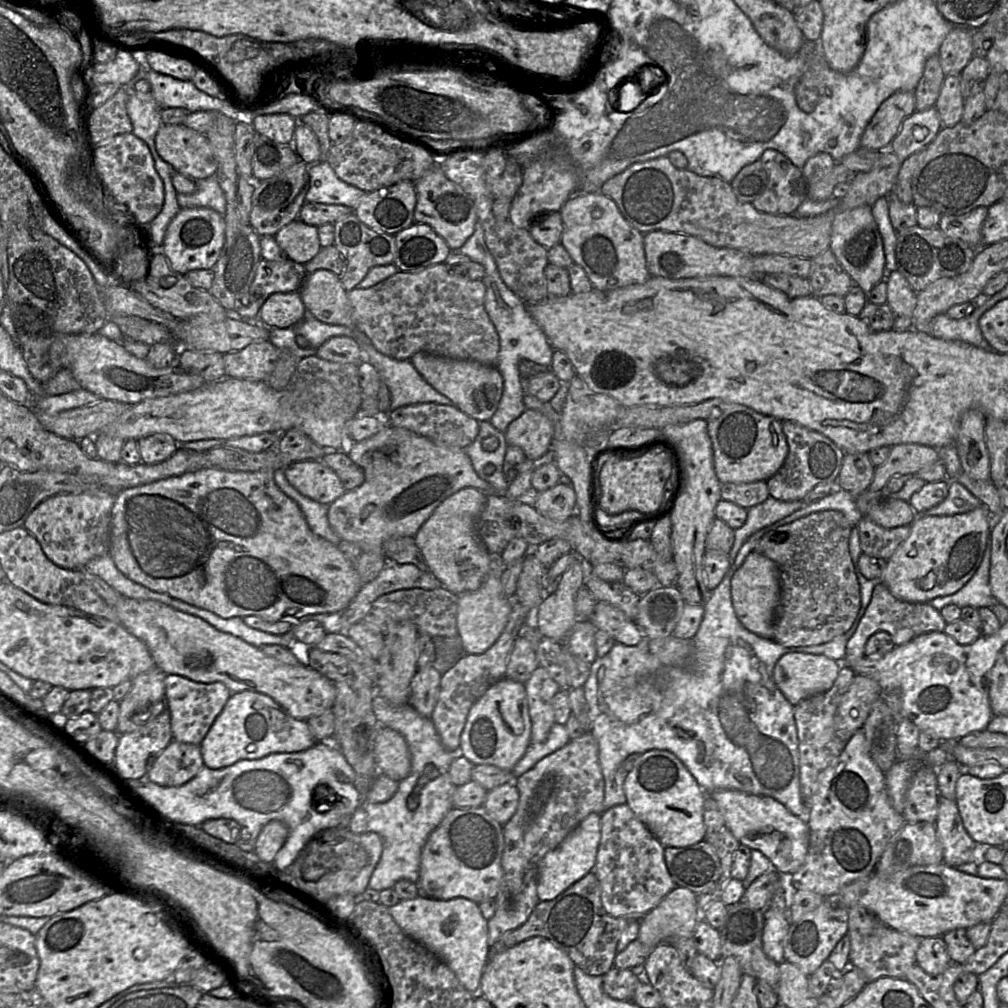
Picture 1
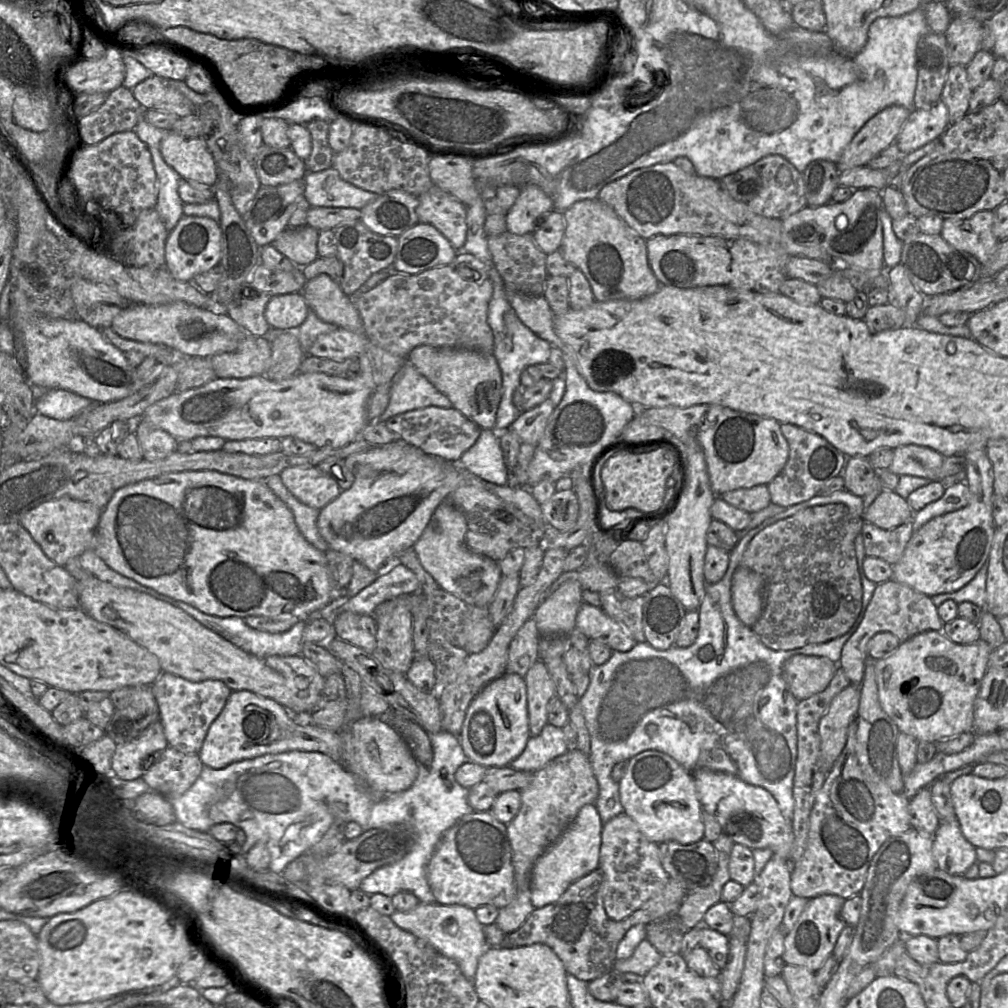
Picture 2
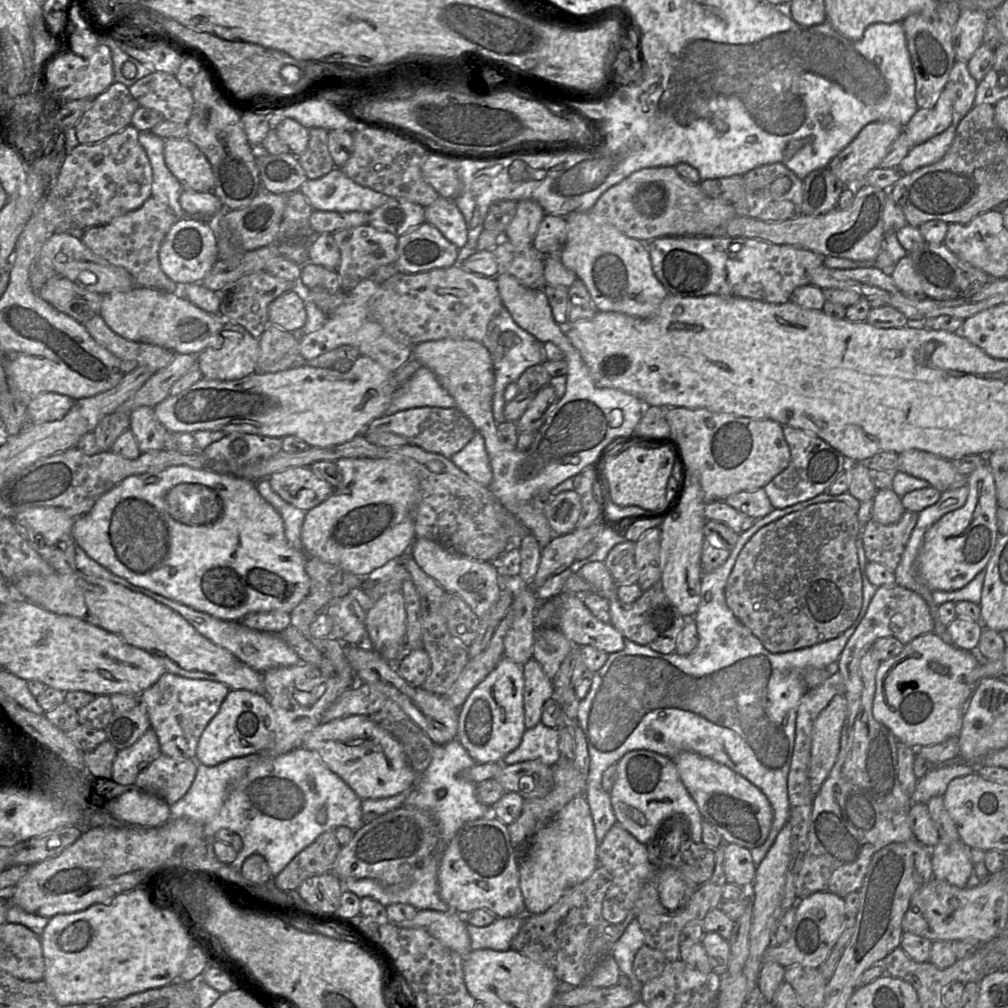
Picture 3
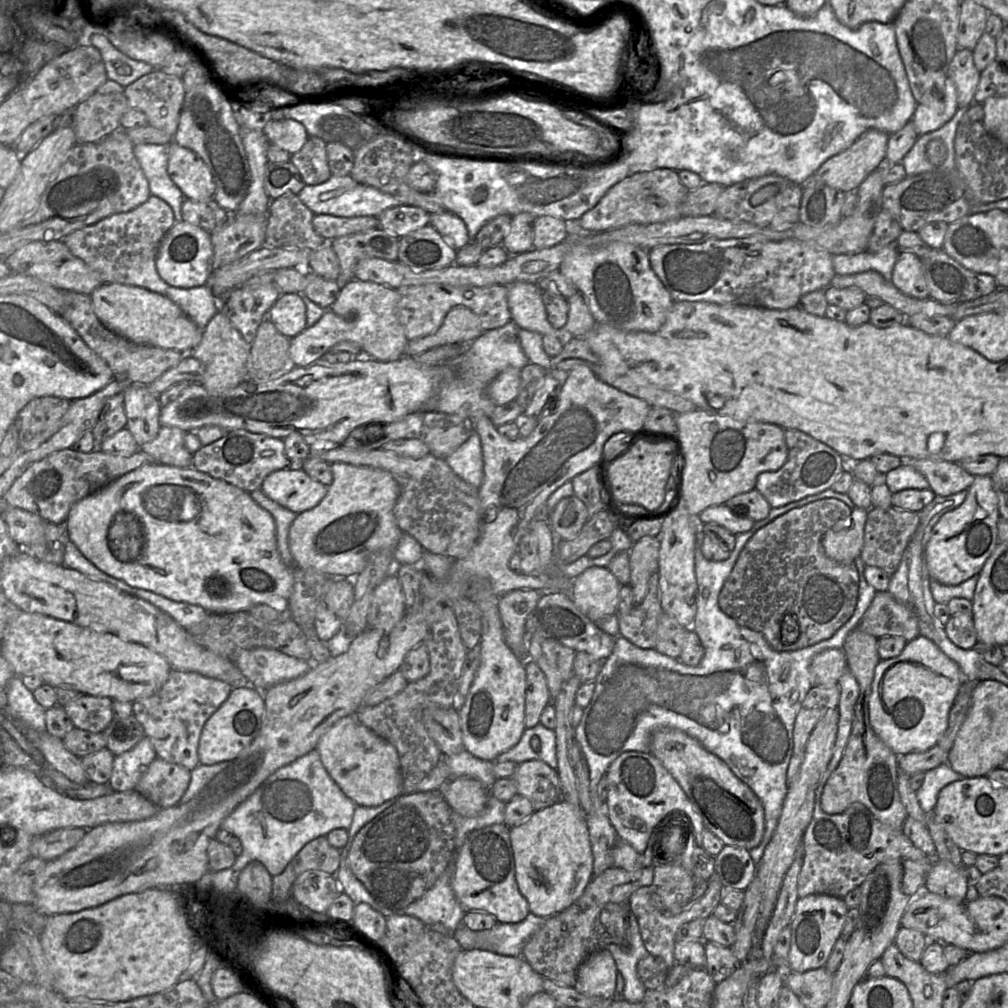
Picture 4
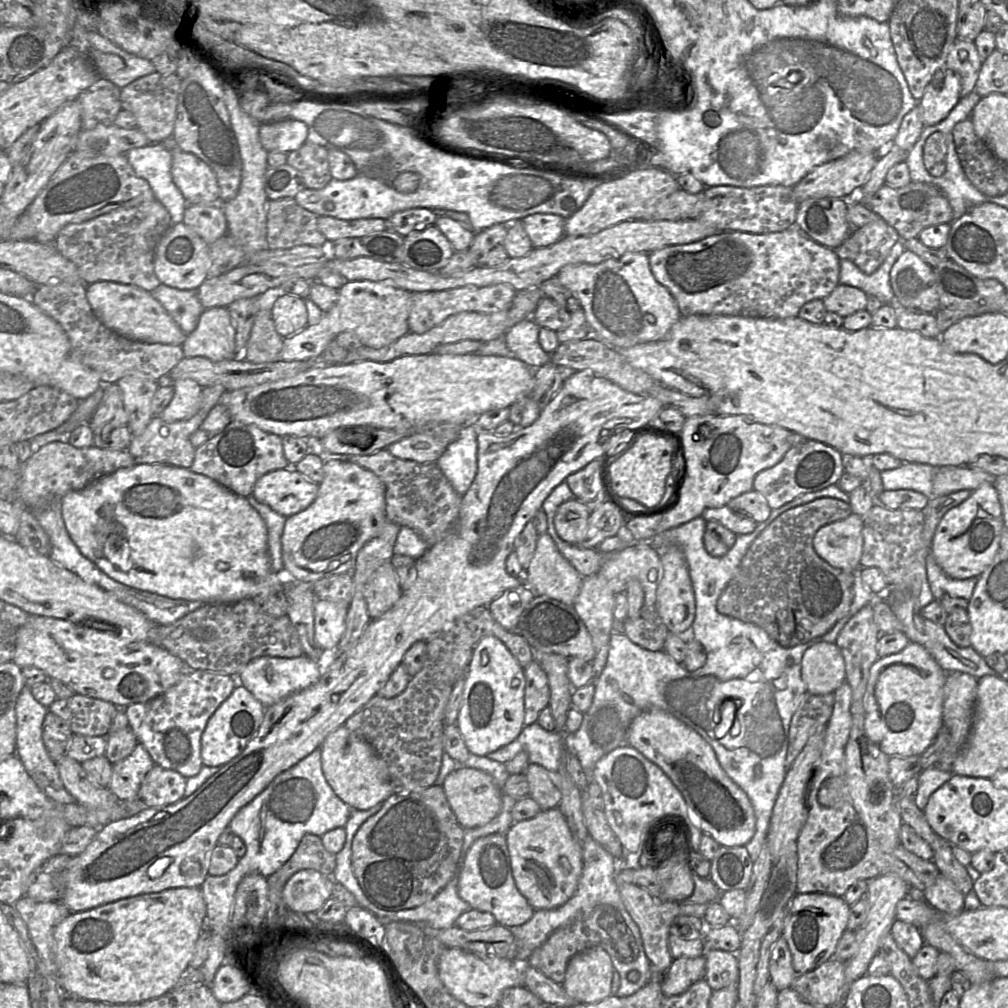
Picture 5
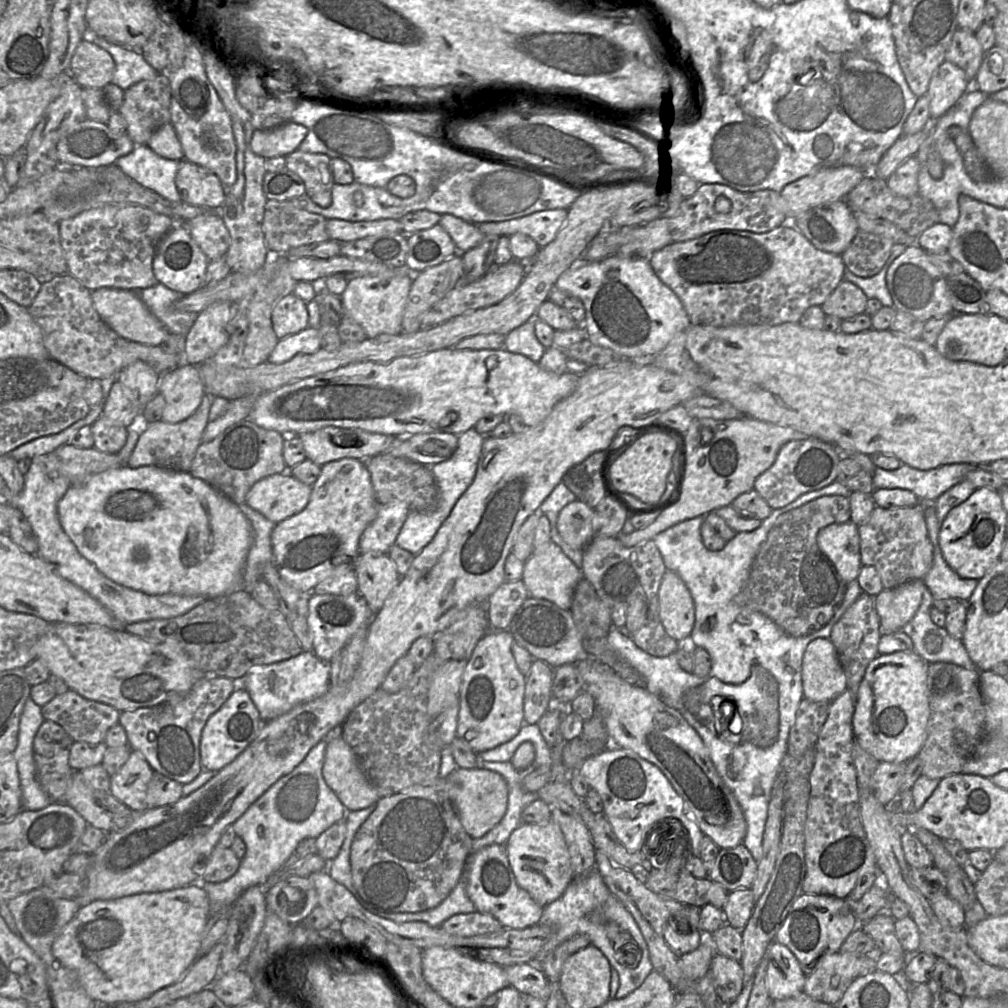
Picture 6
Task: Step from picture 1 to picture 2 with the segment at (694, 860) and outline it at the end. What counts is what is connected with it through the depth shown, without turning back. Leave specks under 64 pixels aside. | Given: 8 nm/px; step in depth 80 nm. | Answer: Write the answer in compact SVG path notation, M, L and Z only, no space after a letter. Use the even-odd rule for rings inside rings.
M704 838L693 844L668 842L659 849L663 869L687 892L708 886L717 871L717 855Z

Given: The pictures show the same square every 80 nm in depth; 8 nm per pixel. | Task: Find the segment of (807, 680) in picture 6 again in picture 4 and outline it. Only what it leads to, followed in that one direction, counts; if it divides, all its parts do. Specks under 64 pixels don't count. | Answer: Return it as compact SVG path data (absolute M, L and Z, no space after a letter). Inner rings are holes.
M825 649L813 657L809 669L814 686L834 686L847 670L847 660L842 649Z

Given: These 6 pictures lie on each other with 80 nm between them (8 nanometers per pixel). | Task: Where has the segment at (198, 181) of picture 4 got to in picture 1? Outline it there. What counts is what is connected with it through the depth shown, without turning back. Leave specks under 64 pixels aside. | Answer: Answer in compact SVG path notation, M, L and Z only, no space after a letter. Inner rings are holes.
M162 124L155 136L155 147L175 172L189 179L201 180L216 173L216 160L207 137L184 124Z

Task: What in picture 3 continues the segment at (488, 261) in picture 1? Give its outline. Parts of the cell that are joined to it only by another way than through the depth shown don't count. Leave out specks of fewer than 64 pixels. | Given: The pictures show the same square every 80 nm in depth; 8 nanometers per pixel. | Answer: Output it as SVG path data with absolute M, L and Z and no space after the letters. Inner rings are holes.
M503 308L490 321L487 333L481 343L488 349L492 359L495 375L492 411L495 422L500 424L506 421L503 415L506 404L504 399L505 388L510 383L517 383L521 374L530 366L542 364L546 361L545 350L543 343L516 324L506 308Z

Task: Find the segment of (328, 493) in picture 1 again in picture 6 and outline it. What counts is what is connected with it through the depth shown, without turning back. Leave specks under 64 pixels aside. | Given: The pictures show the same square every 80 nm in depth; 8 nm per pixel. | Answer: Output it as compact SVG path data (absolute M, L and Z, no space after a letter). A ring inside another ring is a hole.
M290 471L257 481L246 496L246 504L278 524L301 512L308 504L312 486L296 479Z

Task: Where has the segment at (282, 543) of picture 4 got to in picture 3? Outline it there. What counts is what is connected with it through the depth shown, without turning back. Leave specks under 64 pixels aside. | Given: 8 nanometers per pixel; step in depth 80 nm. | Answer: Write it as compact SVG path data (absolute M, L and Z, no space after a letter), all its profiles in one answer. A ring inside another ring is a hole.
M269 478L256 482L260 495L269 502L281 515L284 523L285 536L294 548L302 549L301 528L306 512L284 501L271 488Z

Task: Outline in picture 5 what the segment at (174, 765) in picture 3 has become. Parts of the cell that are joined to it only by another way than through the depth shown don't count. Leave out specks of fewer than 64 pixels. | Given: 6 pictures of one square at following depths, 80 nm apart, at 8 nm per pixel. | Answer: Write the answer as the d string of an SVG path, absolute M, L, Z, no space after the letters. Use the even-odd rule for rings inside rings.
M154 764L144 777L138 799L145 807L164 807L184 798L187 779L174 770Z

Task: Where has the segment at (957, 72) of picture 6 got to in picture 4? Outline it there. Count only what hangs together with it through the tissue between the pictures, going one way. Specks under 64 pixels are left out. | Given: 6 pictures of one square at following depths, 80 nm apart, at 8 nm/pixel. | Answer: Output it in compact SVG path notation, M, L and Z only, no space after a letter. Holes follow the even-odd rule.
M950 78L944 80L943 98L934 95L934 88L925 92L912 117L919 136L933 132L945 125L958 110L957 90Z

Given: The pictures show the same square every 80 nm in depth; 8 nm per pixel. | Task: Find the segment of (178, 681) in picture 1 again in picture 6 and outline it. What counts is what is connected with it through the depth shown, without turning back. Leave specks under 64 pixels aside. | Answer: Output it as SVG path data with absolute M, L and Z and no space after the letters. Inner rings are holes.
M206 675L181 697L171 697L152 707L120 712L118 723L126 732L131 751L139 752L154 772L184 785L192 782L202 771L200 739L207 720L226 702L234 690L231 678Z

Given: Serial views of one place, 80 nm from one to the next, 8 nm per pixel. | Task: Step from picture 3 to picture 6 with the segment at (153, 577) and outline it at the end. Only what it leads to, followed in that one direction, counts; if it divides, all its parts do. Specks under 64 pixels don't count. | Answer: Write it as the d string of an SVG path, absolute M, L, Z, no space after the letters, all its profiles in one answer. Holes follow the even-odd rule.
M123 465L108 469L89 477L79 485L71 485L58 502L57 511L63 530L79 553L94 564L103 575L117 584L146 594L204 596L207 599L242 591L243 589L243 570L253 542L251 524L237 504L210 484L193 477L190 472L171 470L159 466L131 468Z

